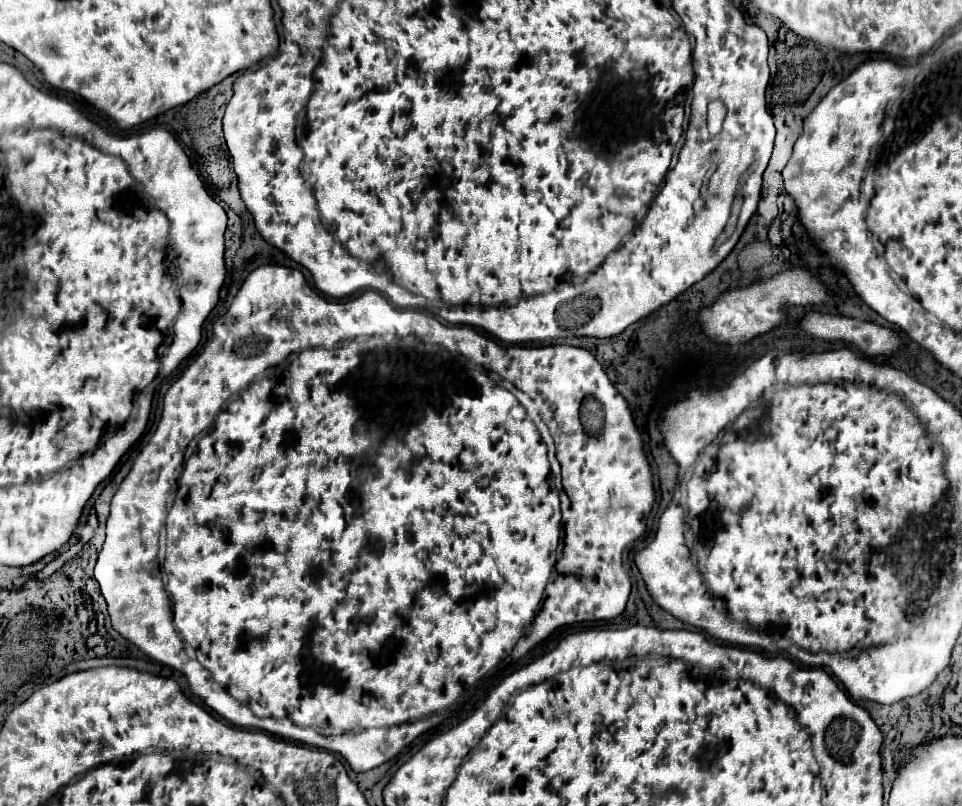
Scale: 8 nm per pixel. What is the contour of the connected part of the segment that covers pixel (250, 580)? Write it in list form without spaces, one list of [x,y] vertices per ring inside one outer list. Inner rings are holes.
[[[258,266],[258,268],[256,268],[256,270],[252,270],[252,272],[250,272],[250,274],[248,274],[248,278],[246,278],[246,280],[244,280],[244,284],[242,284],[242,286],[240,286],[240,290],[238,290],[238,294],[236,294],[236,298],[234,298],[234,302],[232,302],[232,306],[230,306],[230,308],[228,308],[228,312],[226,312],[226,314],[224,314],[224,316],[222,316],[222,318],[218,318],[218,322],[214,322],[214,338],[212,338],[212,342],[210,342],[210,344],[208,344],[208,346],[206,346],[206,348],[204,348],[204,350],[202,350],[202,354],[200,354],[200,356],[198,356],[198,358],[196,358],[196,360],[194,360],[194,362],[192,362],[192,364],[190,364],[190,366],[188,366],[188,368],[186,368],[186,372],[184,372],[184,374],[182,374],[182,376],[180,376],[180,378],[178,378],[178,380],[176,380],[176,382],[174,382],[174,384],[172,384],[172,386],[170,386],[170,388],[168,388],[168,392],[166,392],[166,394],[164,394],[164,408],[162,408],[162,418],[160,418],[160,422],[158,422],[158,428],[156,428],[156,432],[154,432],[154,434],[152,434],[152,438],[150,438],[150,442],[148,442],[148,444],[146,444],[146,446],[144,446],[144,448],[142,448],[142,450],[140,450],[140,452],[138,452],[138,456],[136,456],[136,458],[134,458],[134,464],[132,464],[132,468],[130,468],[130,472],[128,472],[128,474],[126,474],[126,478],[124,478],[124,480],[122,480],[122,484],[120,484],[120,486],[118,486],[118,490],[116,490],[116,494],[114,494],[114,498],[112,498],[112,502],[110,502],[110,516],[108,516],[108,524],[106,524],[106,540],[104,540],[104,546],[102,546],[102,550],[100,550],[100,556],[98,556],[98,562],[96,562],[96,570],[94,570],[94,576],[96,576],[96,580],[98,580],[98,583],[99,583],[99,585],[100,585],[100,592],[101,592],[101,594],[102,594],[102,596],[104,596],[104,598],[105,598],[105,601],[106,601],[106,603],[107,603],[107,610],[108,610],[108,614],[109,614],[109,616],[110,616],[110,618],[111,618],[111,624],[112,624],[112,627],[113,627],[113,628],[114,628],[114,630],[116,630],[116,631],[117,631],[117,632],[120,632],[120,634],[122,634],[122,636],[124,636],[124,638],[126,638],[126,640],[130,640],[130,642],[132,642],[132,644],[136,644],[136,646],[138,646],[138,648],[140,648],[140,650],[142,650],[142,652],[146,652],[146,654],[148,654],[148,656],[150,656],[150,658],[154,658],[154,660],[158,660],[158,662],[162,662],[162,664],[166,664],[166,666],[170,666],[170,668],[176,668],[176,670],[180,670],[180,672],[182,672],[182,674],[184,674],[184,676],[186,676],[186,678],[188,678],[188,684],[190,684],[190,690],[192,690],[192,694],[196,694],[196,696],[200,696],[200,698],[202,698],[202,700],[204,700],[204,702],[206,702],[206,704],[208,704],[208,706],[210,706],[210,708],[212,708],[212,710],[216,710],[216,712],[218,712],[218,714],[220,714],[220,716],[224,716],[224,718],[226,718],[226,720],[230,720],[230,722],[234,722],[234,724],[236,724],[236,726],[244,726],[244,728],[258,728],[258,730],[264,730],[264,732],[268,732],[268,733],[270,733],[270,734],[275,734],[275,735],[278,735],[278,736],[280,736],[280,735],[281,735],[281,736],[282,736],[282,738],[284,738],[284,739],[287,739],[287,740],[291,740],[291,741],[295,741],[295,742],[298,742],[298,743],[303,743],[303,744],[305,744],[305,745],[307,745],[307,746],[316,746],[316,748],[324,748],[324,750],[330,750],[330,752],[338,752],[338,750],[342,750],[342,756],[344,756],[344,758],[346,758],[346,760],[348,760],[348,764],[350,764],[350,766],[352,766],[352,770],[354,770],[354,772],[366,772],[366,770],[372,770],[372,768],[376,768],[376,766],[380,766],[380,764],[384,764],[384,762],[388,762],[388,760],[390,760],[390,758],[394,758],[394,756],[396,756],[396,754],[400,754],[400,753],[401,753],[401,752],[402,752],[402,751],[403,751],[403,750],[404,750],[404,749],[405,749],[405,747],[406,747],[406,748],[407,748],[407,747],[408,747],[408,746],[410,746],[410,745],[411,745],[411,744],[412,744],[412,742],[413,742],[413,741],[414,741],[414,740],[415,740],[415,739],[416,739],[416,738],[417,738],[417,737],[418,737],[418,736],[420,736],[420,734],[422,734],[422,732],[426,732],[426,730],[429,730],[429,729],[431,729],[431,728],[434,728],[434,727],[437,727],[437,726],[439,726],[439,725],[440,725],[440,718],[438,718],[438,720],[439,720],[439,722],[438,722],[438,723],[437,723],[437,725],[435,725],[435,724],[434,724],[434,722],[435,722],[435,721],[437,721],[437,718],[435,718],[435,720],[434,720],[434,719],[433,719],[433,718],[425,718],[425,719],[422,719],[422,716],[426,716],[426,714],[430,714],[430,712],[436,712],[436,710],[442,710],[442,708],[446,708],[446,706],[450,706],[450,704],[452,704],[452,702],[454,702],[454,696],[456,696],[456,694],[454,694],[454,692],[458,692],[458,690],[460,690],[460,688],[462,688],[462,686],[472,686],[472,684],[476,684],[476,682],[478,682],[478,680],[480,680],[480,678],[482,678],[482,676],[486,676],[486,674],[488,674],[488,670],[492,670],[492,668],[494,668],[494,666],[498,666],[498,664],[500,664],[500,662],[502,662],[502,660],[504,660],[504,658],[506,658],[506,656],[508,656],[508,654],[510,654],[510,652],[512,652],[512,653],[511,653],[511,657],[512,657],[512,660],[513,660],[513,661],[517,661],[517,660],[519,660],[519,659],[520,659],[520,658],[522,658],[522,657],[523,657],[523,656],[525,656],[525,655],[526,655],[526,654],[527,654],[527,653],[528,653],[528,652],[529,652],[529,651],[531,651],[531,650],[532,650],[532,649],[533,649],[533,648],[534,648],[534,646],[536,646],[536,644],[538,644],[538,642],[543,642],[543,641],[545,641],[545,640],[546,640],[546,639],[547,639],[547,637],[548,637],[548,636],[549,636],[549,637],[550,637],[550,636],[551,636],[551,635],[552,635],[552,634],[553,634],[553,633],[554,633],[554,632],[555,632],[555,631],[557,631],[557,630],[556,630],[556,628],[558,628],[558,630],[559,630],[559,629],[561,629],[561,628],[563,628],[563,627],[565,627],[565,626],[566,626],[566,627],[567,627],[567,626],[568,626],[568,624],[574,624],[574,622],[588,622],[588,620],[610,620],[610,618],[616,618],[616,616],[618,616],[618,614],[620,614],[620,612],[622,612],[622,610],[624,610],[624,606],[626,606],[626,600],[628,600],[628,596],[630,596],[630,578],[628,578],[628,574],[626,574],[626,572],[624,572],[624,568],[622,568],[622,552],[624,552],[624,548],[626,548],[626,546],[628,546],[628,544],[632,544],[632,542],[634,542],[634,540],[638,540],[638,538],[640,538],[640,536],[642,536],[642,534],[644,534],[644,530],[646,530],[646,524],[644,524],[644,516],[646,516],[646,514],[648,514],[648,512],[650,512],[650,510],[652,510],[652,504],[654,504],[654,486],[652,486],[652,472],[650,472],[650,464],[648,464],[648,460],[646,460],[646,454],[644,454],[644,448],[642,448],[642,438],[640,438],[640,434],[638,434],[638,430],[636,430],[636,426],[634,426],[634,420],[632,420],[632,414],[630,414],[630,410],[628,410],[628,404],[626,404],[626,400],[624,400],[624,398],[622,398],[622,394],[620,394],[620,392],[618,392],[618,390],[616,390],[616,388],[614,388],[614,386],[612,386],[612,382],[610,382],[610,380],[608,380],[608,376],[606,376],[606,372],[604,372],[604,370],[602,370],[602,366],[600,366],[600,364],[598,364],[598,360],[596,360],[596,358],[594,358],[594,356],[592,356],[592,352],[588,352],[588,350],[584,350],[584,348],[574,348],[574,346],[564,346],[564,344],[550,344],[550,346],[534,346],[534,348],[532,348],[532,346],[510,346],[510,348],[502,348],[502,346],[498,346],[498,344],[496,344],[496,342],[494,342],[494,340],[490,340],[490,338],[486,338],[486,336],[482,336],[482,334],[478,334],[478,332],[476,332],[476,329],[475,329],[475,328],[473,328],[473,327],[471,327],[471,326],[468,326],[468,325],[454,325],[454,326],[447,326],[447,324],[444,324],[444,323],[441,323],[441,322],[438,322],[438,320],[436,320],[436,318],[432,318],[432,316],[426,316],[426,314],[422,314],[422,312],[418,312],[418,310],[402,310],[402,308],[396,308],[396,306],[392,306],[392,304],[388,304],[388,300],[386,300],[386,298],[384,298],[384,296],[382,296],[382,294],[380,294],[380,292],[374,292],[374,290],[366,290],[366,292],[362,292],[362,294],[358,294],[358,296],[352,296],[352,298],[344,298],[344,300],[328,300],[328,298],[324,298],[324,296],[320,296],[320,294],[316,294],[316,292],[314,292],[314,290],[312,290],[312,288],[310,288],[310,286],[308,286],[308,282],[306,282],[306,278],[304,278],[304,274],[302,274],[302,272],[300,272],[300,270],[294,270],[294,268],[286,268],[286,266]],[[376,334],[394,334],[394,336],[398,336],[398,338],[406,338],[406,336],[416,336],[416,338],[418,338],[418,340],[416,340],[416,338],[406,338],[406,340],[396,340],[396,338],[374,338],[374,348],[372,348],[372,350],[368,350],[368,348],[366,348],[366,346],[364,346],[364,344],[358,344],[358,342],[354,342],[354,340],[352,340],[352,338],[358,338],[358,336],[376,336]],[[278,362],[280,362],[280,366],[278,366],[278,368],[274,368],[274,370],[270,370],[270,372],[268,372],[268,374],[266,374],[266,376],[262,376],[262,378],[256,378],[256,376],[258,376],[258,374],[262,374],[262,372],[264,372],[264,370],[266,370],[266,368],[272,368],[272,366],[276,366],[276,364],[278,364]],[[192,438],[198,438],[198,442],[196,442],[196,446],[198,446],[198,450],[196,450],[196,452],[194,452],[194,454],[192,454],[192,456],[190,456],[190,458],[188,458],[188,460],[186,460],[186,466],[184,466],[184,472],[182,472],[182,476],[180,476],[180,480],[178,480],[178,470],[182,470],[182,460],[184,460],[184,450],[186,450],[186,446],[188,446],[188,444],[190,444],[190,440],[192,440]],[[464,450],[470,450],[470,452],[472,452],[472,456],[474,456],[474,458],[476,458],[476,464],[474,464],[474,466],[472,466],[472,468],[468,468],[468,470],[466,470],[466,472],[464,472],[464,470],[462,470],[462,452],[464,452]],[[558,491],[559,491],[559,492],[565,492],[565,493],[566,493],[566,494],[568,494],[568,498],[570,498],[570,504],[572,504],[572,510],[574,510],[574,512],[576,512],[576,514],[586,514],[586,528],[584,528],[584,530],[590,530],[590,538],[592,538],[592,546],[590,546],[590,550],[592,550],[592,548],[594,548],[594,550],[592,550],[592,552],[590,552],[590,556],[588,556],[588,554],[586,554],[586,556],[584,556],[584,558],[582,558],[582,560],[580,560],[580,564],[578,564],[578,566],[572,566],[572,572],[562,572],[562,574],[558,574],[558,576],[555,576],[555,578],[556,578],[556,580],[554,580],[554,581],[553,581],[553,582],[551,582],[551,581],[549,581],[549,582],[548,582],[548,578],[550,578],[550,572],[552,572],[552,568],[554,568],[554,564],[556,564],[556,546],[558,546],[558,540],[560,540],[560,532],[562,532],[562,522],[560,522],[560,500],[558,500]],[[486,506],[488,506],[488,510],[486,510],[486,512],[488,512],[488,542],[484,542],[484,540],[482,540],[482,542],[480,542],[480,540],[478,540],[478,528],[480,528],[480,524],[478,524],[478,520],[480,520],[480,512],[484,512],[484,508],[486,508]],[[162,522],[166,522],[166,532],[168,532],[168,548],[166,548],[166,560],[164,560],[164,570],[166,570],[166,572],[168,572],[168,576],[165,576],[165,572],[164,572],[164,571],[163,571],[163,570],[162,570],[162,566],[161,566],[161,565],[160,565],[160,564],[159,564],[159,562],[158,562],[158,558],[156,558],[156,554],[158,554],[158,549],[159,549],[159,545],[158,545],[158,532],[160,532],[160,528],[162,528]],[[360,608],[378,608],[378,610],[374,610],[374,616],[360,616],[360,612],[358,612],[358,610],[360,610]],[[202,666],[206,666],[206,670],[210,670],[210,672],[212,672],[212,674],[214,674],[214,678],[218,678],[218,682],[220,682],[220,684],[222,684],[222,686],[224,686],[224,688],[226,688],[226,690],[228,690],[228,694],[226,694],[226,690],[222,690],[222,686],[218,686],[218,682],[216,682],[216,680],[214,680],[214,678],[212,678],[212,676],[210,676],[210,672],[206,672],[206,670],[204,670],[204,668],[202,668]],[[362,716],[364,716],[364,718],[366,718],[366,726],[368,726],[368,728],[360,728],[360,722],[358,722],[358,720],[362,720]]]

